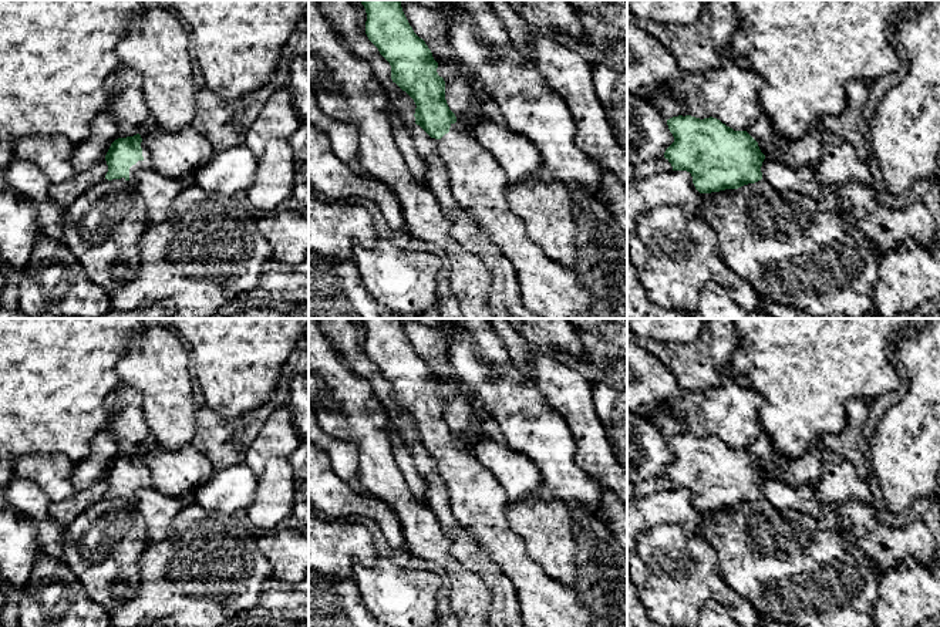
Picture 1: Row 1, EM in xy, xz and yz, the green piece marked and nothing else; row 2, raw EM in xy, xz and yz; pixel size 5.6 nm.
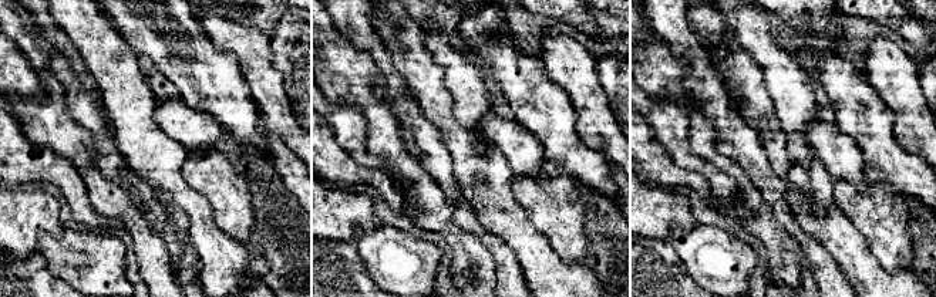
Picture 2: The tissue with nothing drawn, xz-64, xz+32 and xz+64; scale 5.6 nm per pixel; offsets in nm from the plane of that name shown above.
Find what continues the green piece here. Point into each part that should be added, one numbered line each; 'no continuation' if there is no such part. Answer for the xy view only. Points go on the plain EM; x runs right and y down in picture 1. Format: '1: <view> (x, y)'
1: xy (147, 482)

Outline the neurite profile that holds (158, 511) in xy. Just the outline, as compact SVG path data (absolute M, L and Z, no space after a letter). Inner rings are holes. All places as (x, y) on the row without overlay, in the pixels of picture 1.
M154 486L139 489L134 503L146 523L151 542L162 542L173 533L173 520L183 508L179 499L165 496Z

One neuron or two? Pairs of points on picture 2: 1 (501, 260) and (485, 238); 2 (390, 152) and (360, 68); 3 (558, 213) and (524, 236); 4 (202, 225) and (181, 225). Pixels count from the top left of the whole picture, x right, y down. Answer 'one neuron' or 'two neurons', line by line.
1: one neuron
2: one neuron
3: two neurons
4: two neurons

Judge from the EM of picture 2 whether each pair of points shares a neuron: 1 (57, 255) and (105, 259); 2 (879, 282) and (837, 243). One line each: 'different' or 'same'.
1: same
2: same

